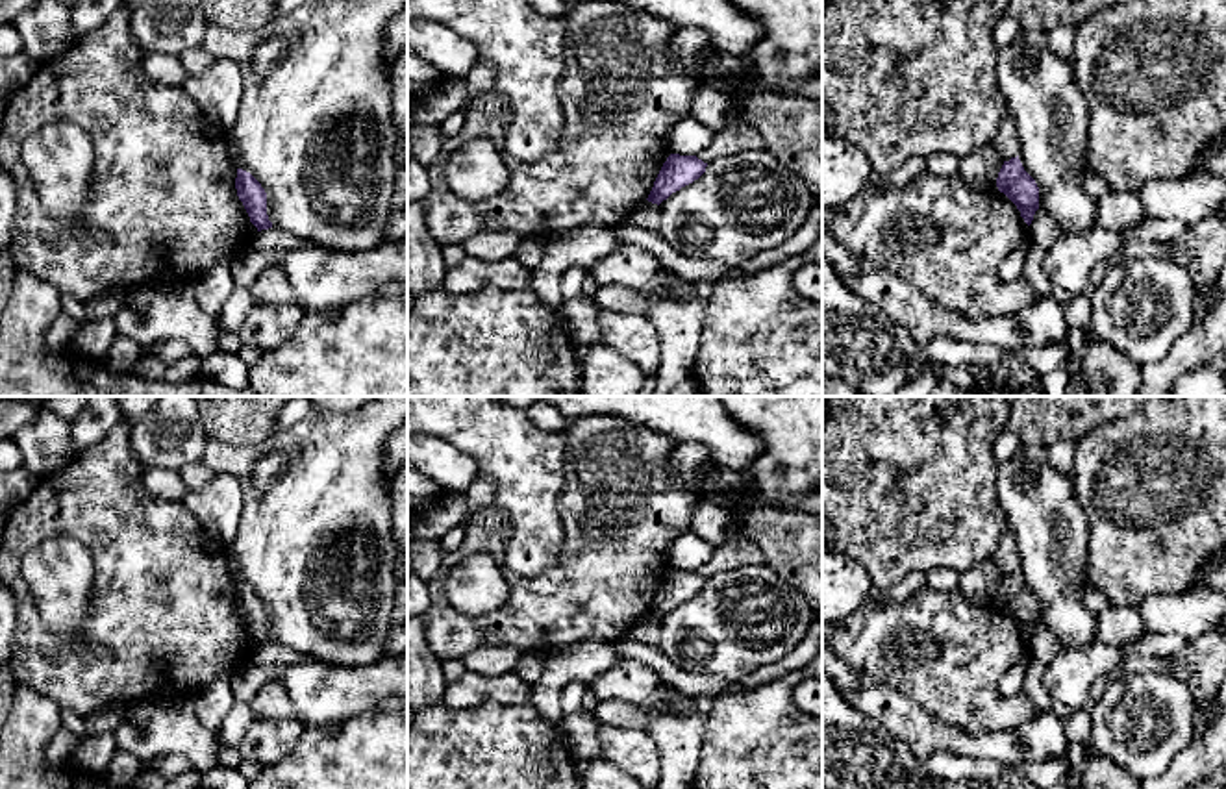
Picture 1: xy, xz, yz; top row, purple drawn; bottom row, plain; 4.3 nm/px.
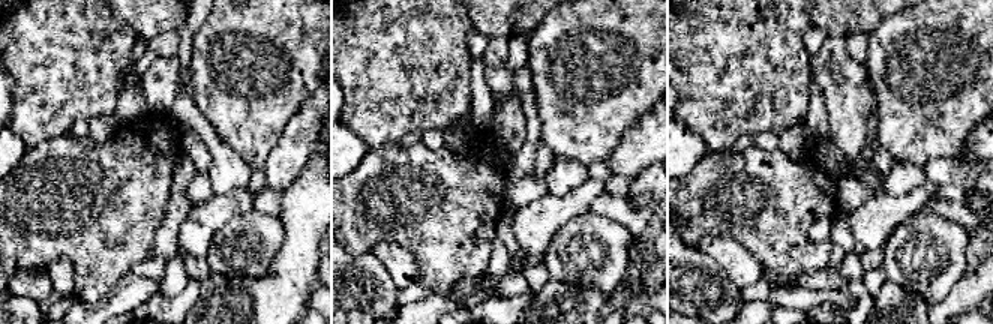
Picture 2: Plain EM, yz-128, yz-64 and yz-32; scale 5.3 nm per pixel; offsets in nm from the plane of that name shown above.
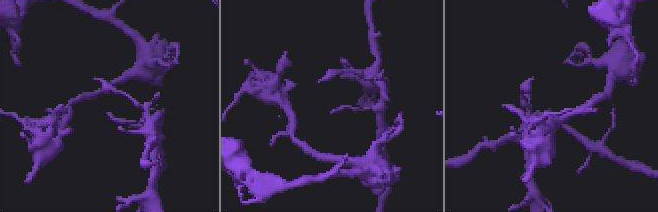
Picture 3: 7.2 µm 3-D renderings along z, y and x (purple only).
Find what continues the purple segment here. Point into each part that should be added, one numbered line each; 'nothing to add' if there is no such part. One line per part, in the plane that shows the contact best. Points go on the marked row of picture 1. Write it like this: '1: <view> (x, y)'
nothing to add

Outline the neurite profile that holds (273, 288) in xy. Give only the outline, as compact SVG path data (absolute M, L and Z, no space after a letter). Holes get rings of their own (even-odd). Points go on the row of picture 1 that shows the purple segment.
M278 267L265 269L248 287L252 304L263 302L270 306L296 304L296 296L285 274Z

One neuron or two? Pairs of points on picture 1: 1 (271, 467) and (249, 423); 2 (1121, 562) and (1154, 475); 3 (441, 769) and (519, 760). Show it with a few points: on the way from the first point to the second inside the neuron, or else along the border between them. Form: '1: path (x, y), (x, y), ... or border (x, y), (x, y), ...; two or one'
1: border (273, 434), (241, 447), (230, 447), (215, 439); two
2: path (1143, 539), (1154, 519), (1154, 497); one
3: path (460, 769), (500, 769); one

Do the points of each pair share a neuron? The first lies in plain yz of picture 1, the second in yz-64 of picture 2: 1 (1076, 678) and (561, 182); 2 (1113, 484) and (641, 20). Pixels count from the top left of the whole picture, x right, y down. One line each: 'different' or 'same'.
1: different
2: same

